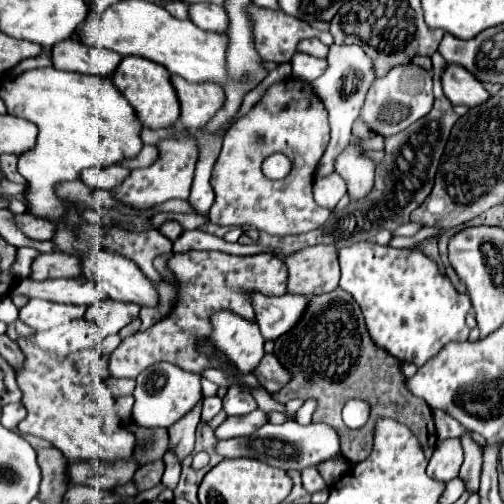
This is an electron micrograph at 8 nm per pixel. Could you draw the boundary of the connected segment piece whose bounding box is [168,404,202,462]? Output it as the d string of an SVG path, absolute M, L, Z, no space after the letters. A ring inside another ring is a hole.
M202 404L196 406L196 412L190 412L188 416L184 416L180 424L174 424L172 428L168 428L168 434L170 434L168 452L172 452L178 458L178 462L182 462L194 450L194 432L196 432L196 426L200 424L200 406Z

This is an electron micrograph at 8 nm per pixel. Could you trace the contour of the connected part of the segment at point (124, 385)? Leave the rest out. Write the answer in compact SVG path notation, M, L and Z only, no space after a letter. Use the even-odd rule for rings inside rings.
M108 378L106 380L112 396L126 396L126 394L132 394L132 388L134 388L134 380L118 380L118 378Z

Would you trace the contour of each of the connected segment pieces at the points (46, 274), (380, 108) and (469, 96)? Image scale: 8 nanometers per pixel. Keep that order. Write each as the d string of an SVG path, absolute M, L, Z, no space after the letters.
M50 252L50 254L38 254L38 258L32 262L32 280L48 280L48 278L76 278L80 276L78 258L62 252Z
M416 64L396 66L384 78L376 78L370 86L366 100L360 110L360 118L370 126L372 132L380 136L392 136L402 132L422 116L432 110L434 96L432 96L432 74Z
M446 64L442 72L442 90L452 104L464 104L468 108L482 104L490 96L482 82L460 64Z

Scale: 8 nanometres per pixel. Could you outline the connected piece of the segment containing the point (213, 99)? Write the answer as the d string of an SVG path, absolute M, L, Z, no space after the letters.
M172 76L172 86L180 100L178 122L190 132L200 130L224 104L224 90L220 84L190 84L180 76Z

